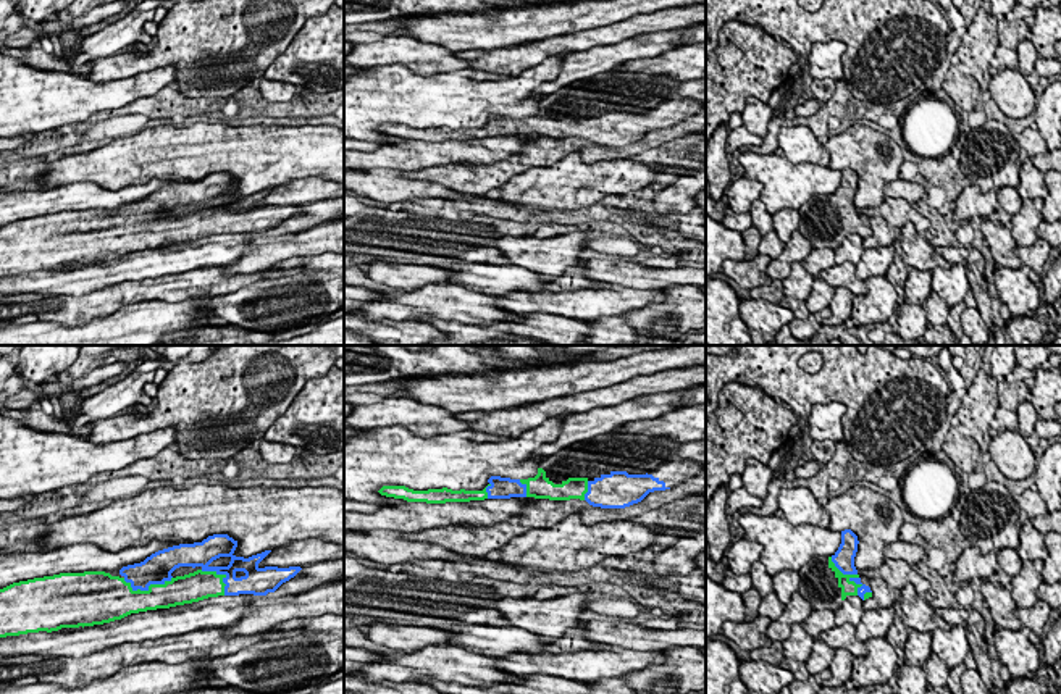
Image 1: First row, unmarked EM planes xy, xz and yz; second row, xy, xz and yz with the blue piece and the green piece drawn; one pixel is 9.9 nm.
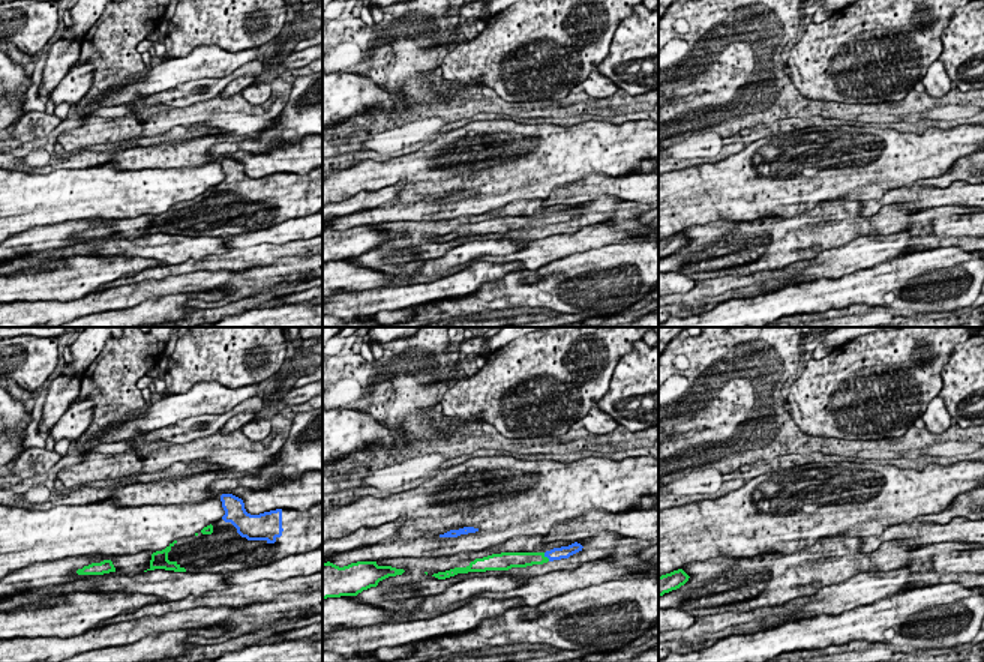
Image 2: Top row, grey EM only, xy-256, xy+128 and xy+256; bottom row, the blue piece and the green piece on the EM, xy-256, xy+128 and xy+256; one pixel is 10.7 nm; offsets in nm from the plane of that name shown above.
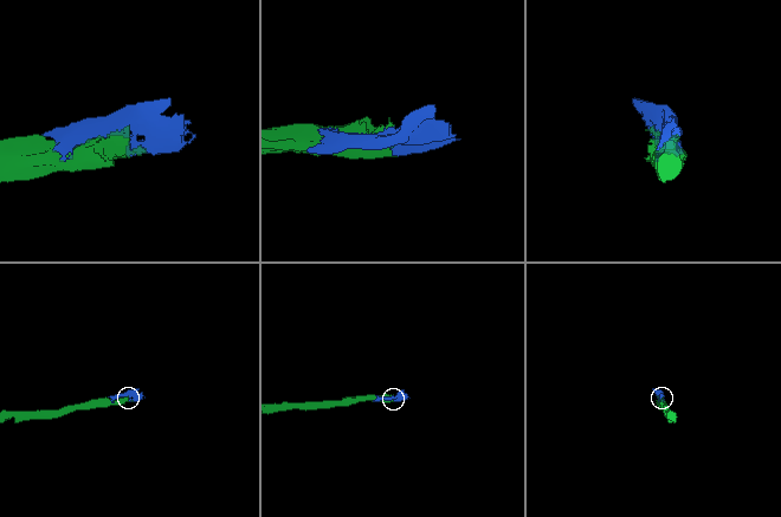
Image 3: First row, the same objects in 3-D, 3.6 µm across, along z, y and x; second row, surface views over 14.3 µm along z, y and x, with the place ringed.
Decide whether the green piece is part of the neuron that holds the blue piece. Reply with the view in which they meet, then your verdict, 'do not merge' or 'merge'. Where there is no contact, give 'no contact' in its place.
contact in yz; merge

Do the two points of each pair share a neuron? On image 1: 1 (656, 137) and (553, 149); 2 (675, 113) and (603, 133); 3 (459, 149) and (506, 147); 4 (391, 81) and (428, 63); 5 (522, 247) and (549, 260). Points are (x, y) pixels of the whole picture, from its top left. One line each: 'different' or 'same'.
1: same
2: same
3: same
4: different
5: same

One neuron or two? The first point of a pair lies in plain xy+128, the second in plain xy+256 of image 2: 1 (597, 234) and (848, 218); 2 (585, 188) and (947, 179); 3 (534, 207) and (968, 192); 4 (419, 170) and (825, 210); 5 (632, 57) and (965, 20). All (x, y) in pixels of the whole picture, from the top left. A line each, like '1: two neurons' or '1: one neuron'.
1: two neurons
2: two neurons
3: two neurons
4: two neurons
5: one neuron

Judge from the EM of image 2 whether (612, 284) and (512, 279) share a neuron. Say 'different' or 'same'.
same

